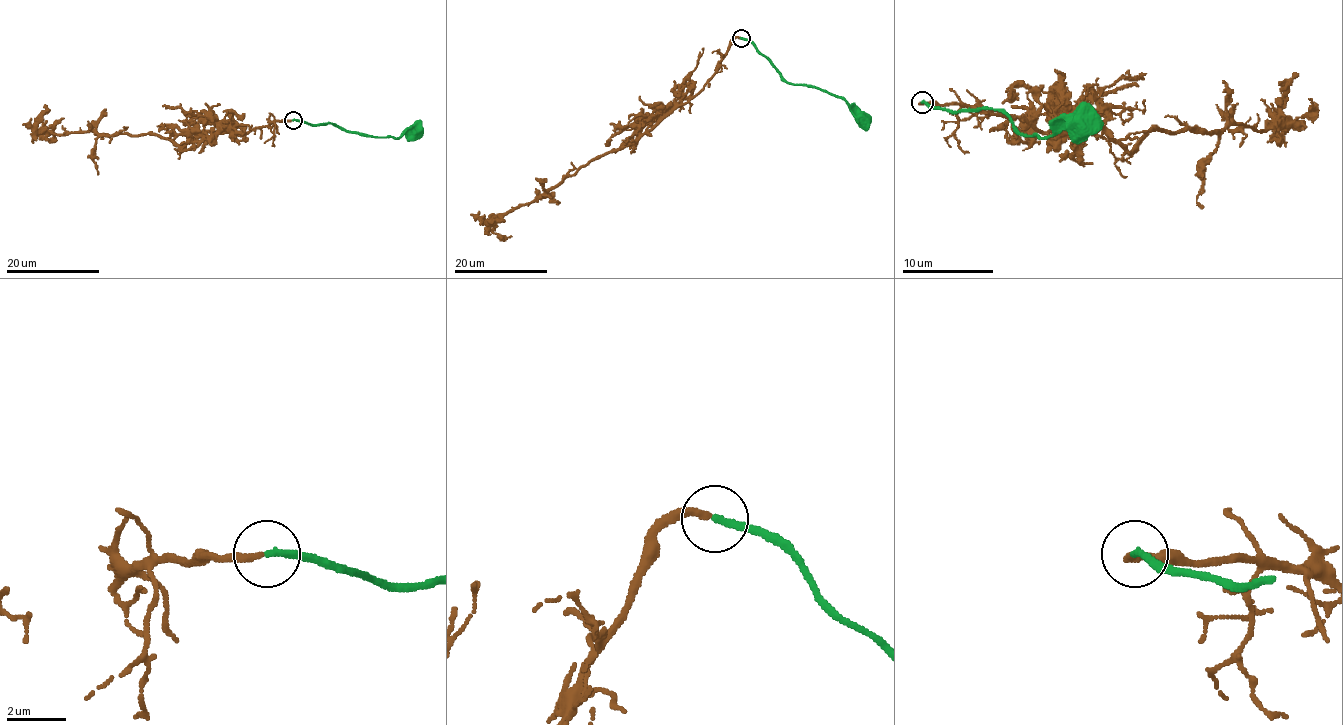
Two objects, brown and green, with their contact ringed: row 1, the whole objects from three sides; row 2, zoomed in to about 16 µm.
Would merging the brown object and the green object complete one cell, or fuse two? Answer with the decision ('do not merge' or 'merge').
merge

